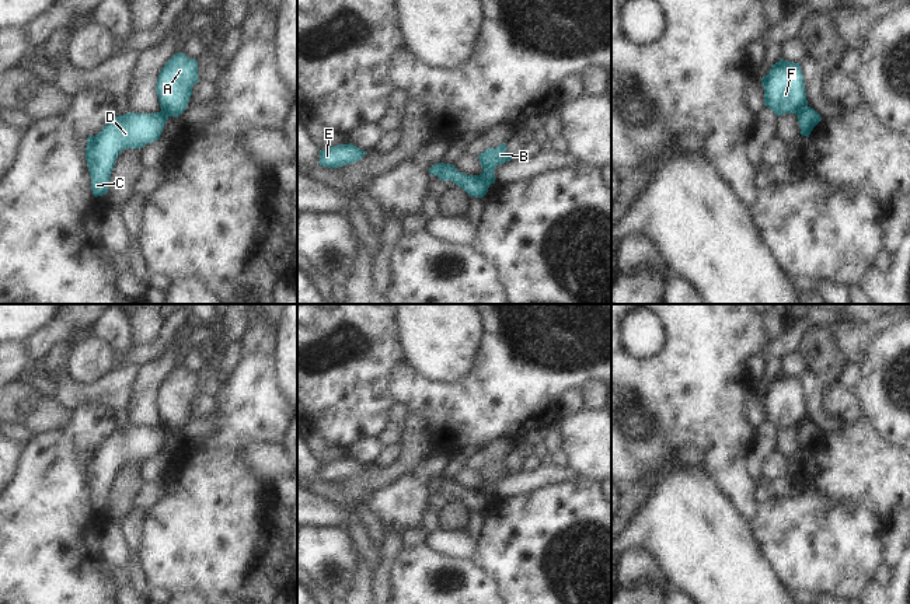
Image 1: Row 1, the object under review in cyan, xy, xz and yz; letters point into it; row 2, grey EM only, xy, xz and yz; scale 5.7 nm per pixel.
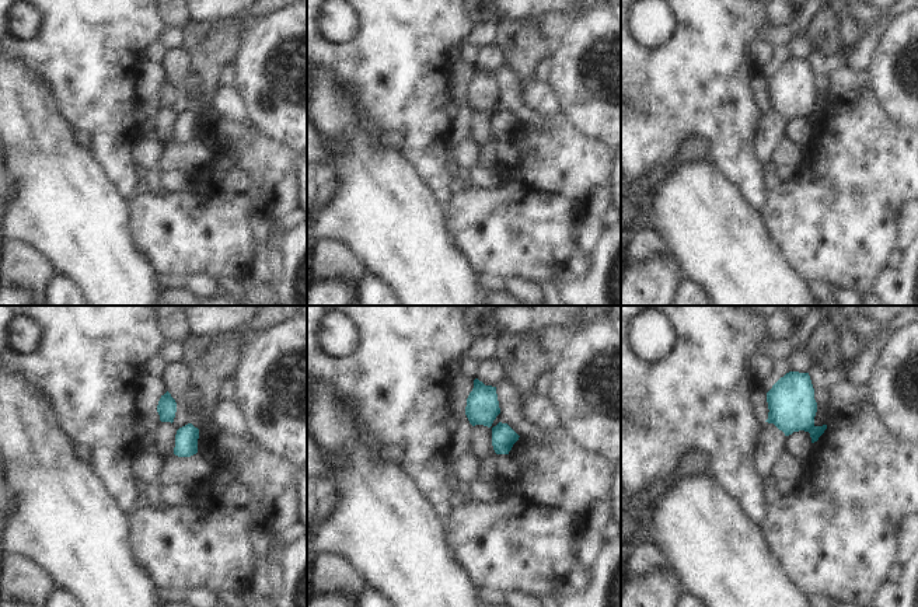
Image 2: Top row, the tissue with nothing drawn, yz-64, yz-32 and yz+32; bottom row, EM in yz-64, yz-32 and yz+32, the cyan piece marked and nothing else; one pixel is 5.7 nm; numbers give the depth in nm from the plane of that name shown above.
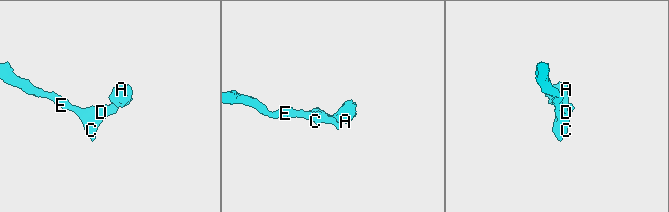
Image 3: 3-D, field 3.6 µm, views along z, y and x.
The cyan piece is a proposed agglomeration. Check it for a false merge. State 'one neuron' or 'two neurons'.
two neurons

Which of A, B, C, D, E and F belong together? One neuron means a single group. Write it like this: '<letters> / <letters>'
A B F / C D E

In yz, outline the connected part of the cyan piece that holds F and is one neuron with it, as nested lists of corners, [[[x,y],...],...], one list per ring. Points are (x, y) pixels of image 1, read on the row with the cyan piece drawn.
[[[781,59],[761,78],[761,84],[764,87],[764,105],[777,116],[784,114],[798,115],[808,105],[799,63]]]

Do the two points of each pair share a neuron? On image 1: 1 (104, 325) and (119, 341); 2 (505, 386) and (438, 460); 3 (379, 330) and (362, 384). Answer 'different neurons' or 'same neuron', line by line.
1: same neuron
2: different neurons
3: same neuron

